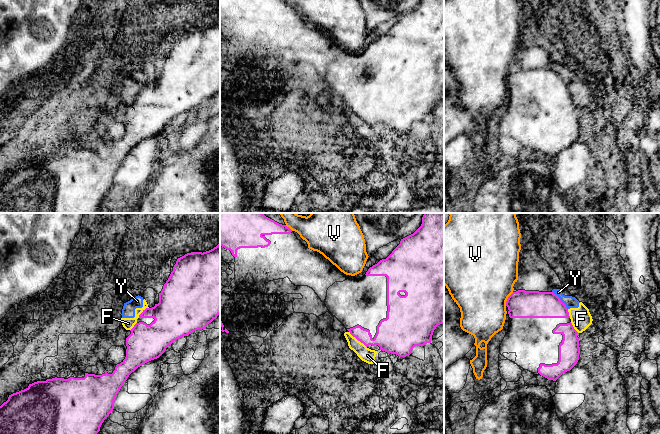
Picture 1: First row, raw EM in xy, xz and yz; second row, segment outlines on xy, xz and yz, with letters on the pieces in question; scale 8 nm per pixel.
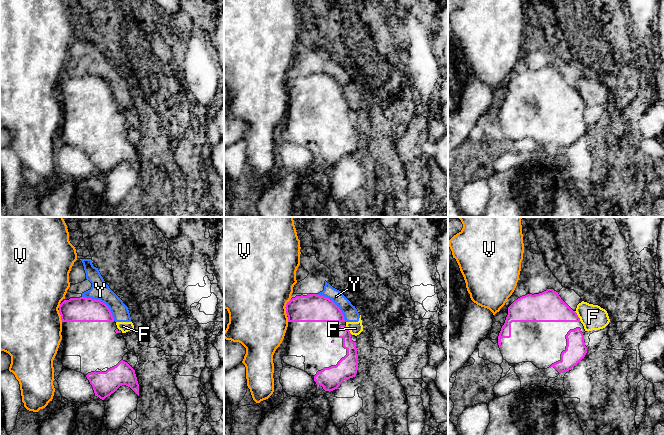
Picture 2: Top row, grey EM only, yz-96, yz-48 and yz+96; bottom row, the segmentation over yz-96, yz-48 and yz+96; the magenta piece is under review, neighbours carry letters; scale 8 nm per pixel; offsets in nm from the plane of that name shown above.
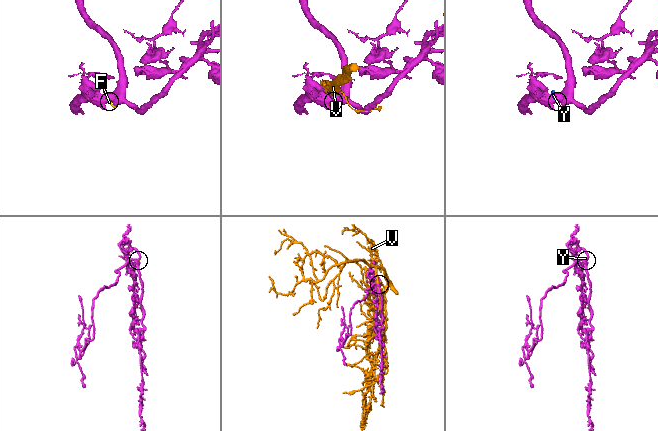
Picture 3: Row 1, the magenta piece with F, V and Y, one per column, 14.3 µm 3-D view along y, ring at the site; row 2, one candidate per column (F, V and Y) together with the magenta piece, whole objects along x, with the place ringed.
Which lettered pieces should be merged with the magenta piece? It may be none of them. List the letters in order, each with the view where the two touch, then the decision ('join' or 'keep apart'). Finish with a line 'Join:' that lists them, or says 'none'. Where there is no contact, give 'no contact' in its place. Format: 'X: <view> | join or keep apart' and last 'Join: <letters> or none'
F: xz | keep apart
V: yz | keep apart
Y: yz | keep apart
Join: none

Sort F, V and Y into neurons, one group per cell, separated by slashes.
F Y / V

